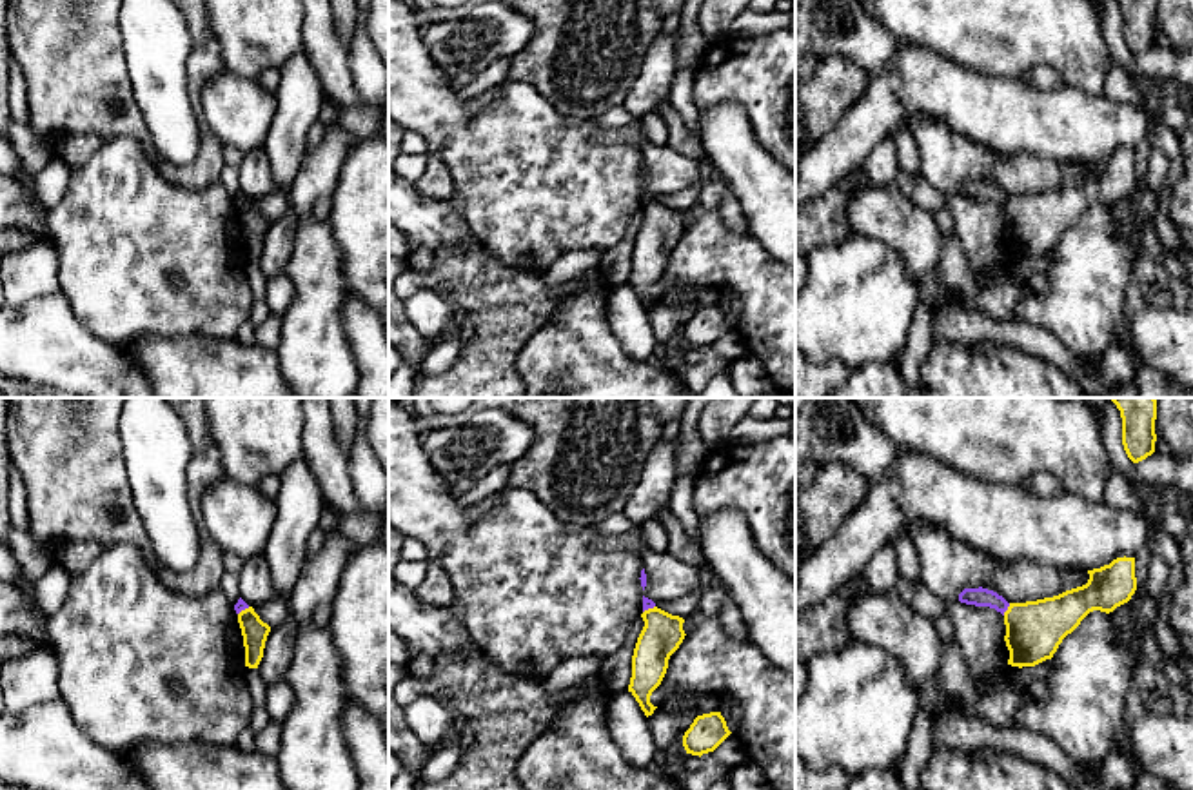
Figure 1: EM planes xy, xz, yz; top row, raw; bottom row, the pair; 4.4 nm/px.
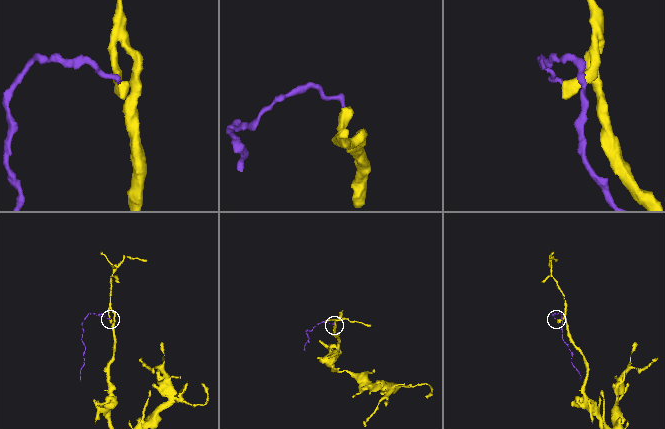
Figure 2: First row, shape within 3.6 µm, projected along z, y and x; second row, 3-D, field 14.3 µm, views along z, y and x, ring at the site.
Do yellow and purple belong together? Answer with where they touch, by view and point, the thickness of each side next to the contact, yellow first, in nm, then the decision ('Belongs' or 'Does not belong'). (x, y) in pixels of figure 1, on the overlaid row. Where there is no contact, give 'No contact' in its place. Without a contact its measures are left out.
Touches yellow at yz (1008, 609). Thickness 260 nm (yellow) against 80 nm. Does not belong

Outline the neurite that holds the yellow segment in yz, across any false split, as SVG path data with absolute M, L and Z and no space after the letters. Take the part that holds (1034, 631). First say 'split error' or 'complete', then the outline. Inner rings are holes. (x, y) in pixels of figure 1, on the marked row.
complete; M1117 558L1088 570L1086 585L1053 597L1010 603L1004 612L1008 665L1035 667L1051 659L1062 639L1093 610L1113 612L1137 590L1135 558Z

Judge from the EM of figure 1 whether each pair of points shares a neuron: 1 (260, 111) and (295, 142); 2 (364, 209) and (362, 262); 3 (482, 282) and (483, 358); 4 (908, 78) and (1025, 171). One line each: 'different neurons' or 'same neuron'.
1: different neurons
2: same neuron
3: same neuron
4: different neurons

